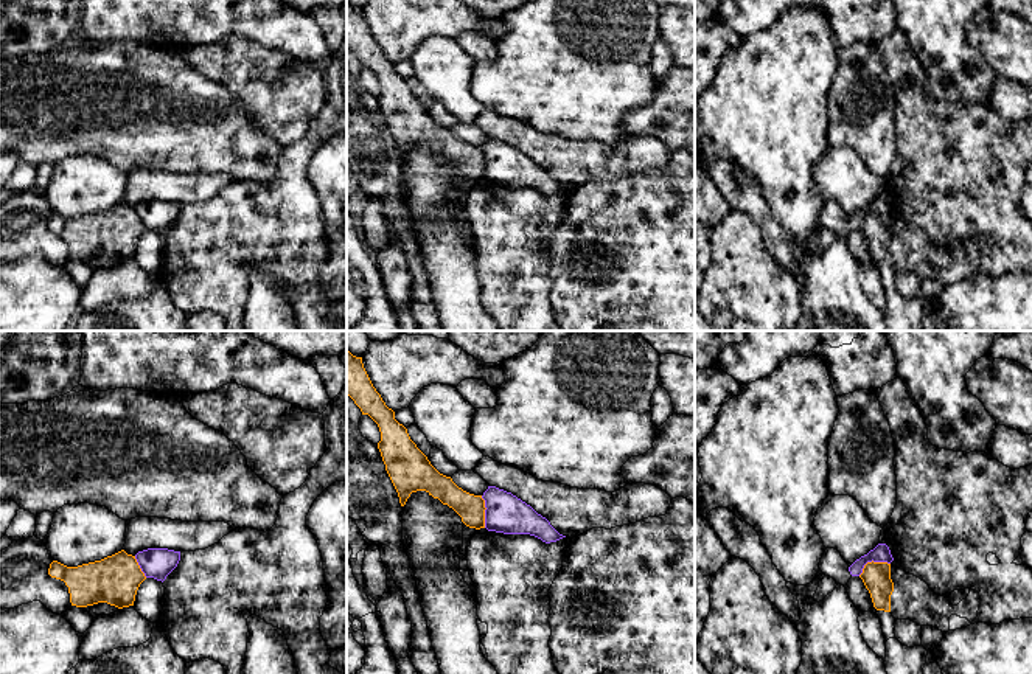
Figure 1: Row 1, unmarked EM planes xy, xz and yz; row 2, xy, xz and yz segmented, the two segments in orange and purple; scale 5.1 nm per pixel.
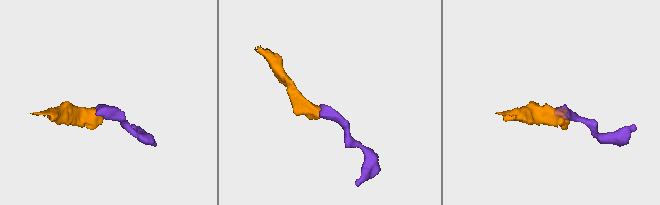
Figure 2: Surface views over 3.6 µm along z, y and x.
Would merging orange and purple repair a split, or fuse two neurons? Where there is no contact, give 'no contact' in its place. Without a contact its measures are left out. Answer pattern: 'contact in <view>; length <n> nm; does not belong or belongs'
contact in yz; length 180 nm; does not belong

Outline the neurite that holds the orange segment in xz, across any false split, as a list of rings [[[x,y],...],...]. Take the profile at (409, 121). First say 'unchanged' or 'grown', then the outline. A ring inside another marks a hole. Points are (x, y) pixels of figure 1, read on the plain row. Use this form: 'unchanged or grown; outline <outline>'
grown; outline [[[347,2],[347,47],[368,67],[379,79],[381,104],[385,123],[398,144],[401,158],[406,157],[412,144],[426,143],[443,157],[452,160],[466,177],[463,180],[463,199],[460,202],[460,225],[474,244],[466,213],[468,193],[474,186],[485,186],[485,152],[458,140],[451,129],[440,126],[427,109],[410,92],[407,81],[395,71],[395,64],[385,57],[381,47],[373,39],[362,9],[353,8]]]

